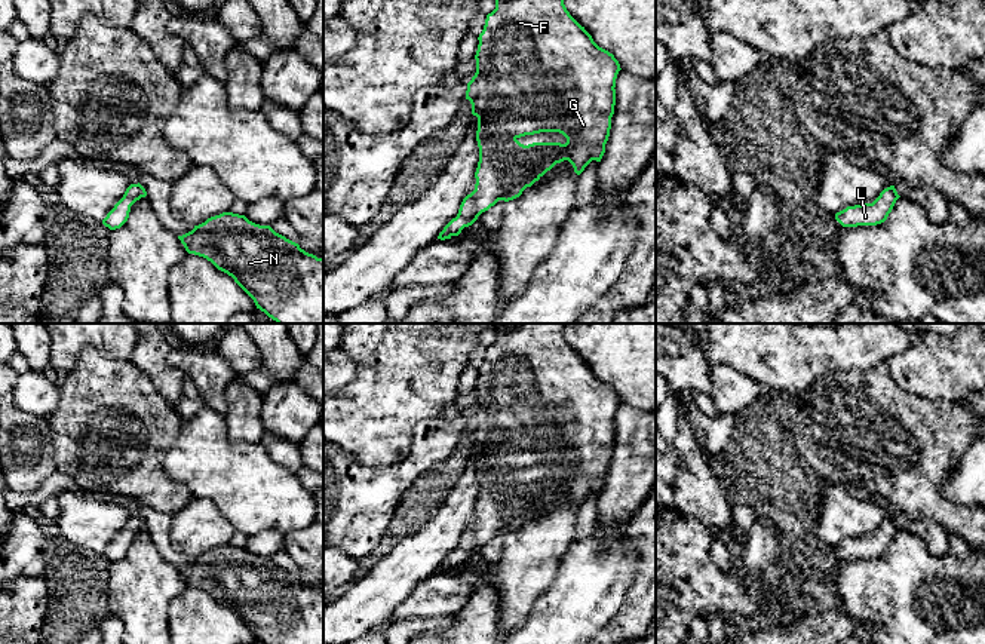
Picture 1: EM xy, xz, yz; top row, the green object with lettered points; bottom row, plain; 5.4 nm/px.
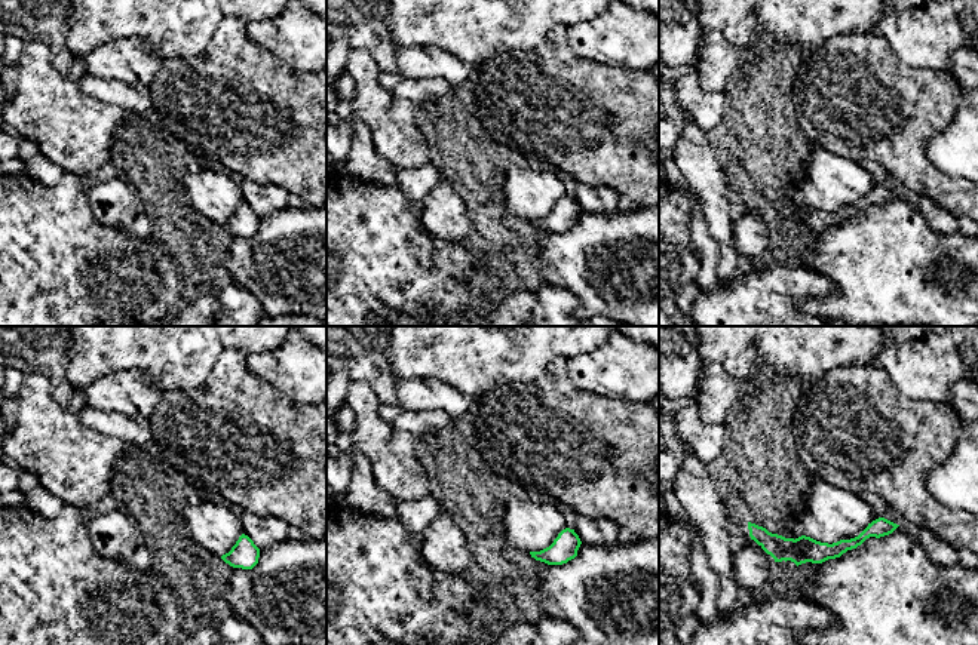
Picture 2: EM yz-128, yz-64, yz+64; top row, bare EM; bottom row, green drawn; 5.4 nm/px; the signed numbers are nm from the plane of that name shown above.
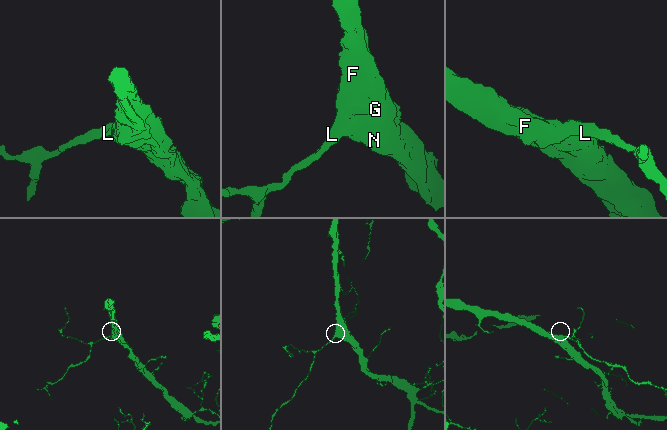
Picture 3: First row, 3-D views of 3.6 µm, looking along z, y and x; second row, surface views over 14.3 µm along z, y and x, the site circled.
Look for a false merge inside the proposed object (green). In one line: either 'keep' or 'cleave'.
keep

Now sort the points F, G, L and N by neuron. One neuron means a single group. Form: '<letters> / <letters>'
F G L N

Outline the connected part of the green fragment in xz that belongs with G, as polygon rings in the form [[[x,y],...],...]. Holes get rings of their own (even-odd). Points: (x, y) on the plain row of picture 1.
[[[510,323],[495,326],[495,341],[487,347],[478,372],[476,405],[467,415],[466,432],[472,436],[472,447],[478,450],[476,473],[479,494],[475,505],[475,522],[467,527],[438,571],[458,568],[478,549],[498,533],[513,533],[531,519],[556,496],[568,493],[580,507],[592,494],[601,494],[610,469],[611,450],[616,438],[616,411],[620,401],[613,386],[599,380],[592,368],[567,343],[564,329],[568,323]],[[540,464],[559,464],[567,470],[561,475],[521,476],[518,472]]]

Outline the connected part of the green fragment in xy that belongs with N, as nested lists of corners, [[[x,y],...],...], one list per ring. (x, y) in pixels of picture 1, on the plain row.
[[[223,545],[178,571],[188,586],[206,591],[231,608],[261,644],[323,644],[323,591],[306,585],[270,558]]]

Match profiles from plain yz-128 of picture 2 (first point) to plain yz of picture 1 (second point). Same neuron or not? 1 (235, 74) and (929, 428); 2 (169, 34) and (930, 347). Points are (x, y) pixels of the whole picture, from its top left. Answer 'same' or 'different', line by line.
1: same
2: different

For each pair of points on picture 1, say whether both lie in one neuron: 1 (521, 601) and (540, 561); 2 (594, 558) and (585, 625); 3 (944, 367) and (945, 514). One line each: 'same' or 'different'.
1: same
2: same
3: different

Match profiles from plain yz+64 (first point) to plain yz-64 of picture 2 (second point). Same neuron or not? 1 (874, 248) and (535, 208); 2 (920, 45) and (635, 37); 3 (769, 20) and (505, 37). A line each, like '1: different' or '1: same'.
1: different
2: same
3: same

